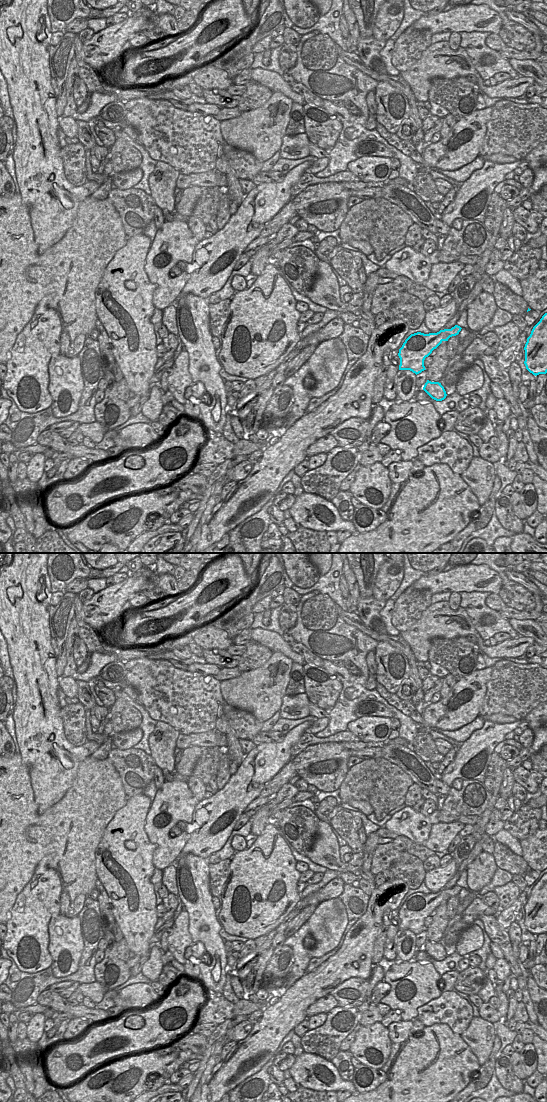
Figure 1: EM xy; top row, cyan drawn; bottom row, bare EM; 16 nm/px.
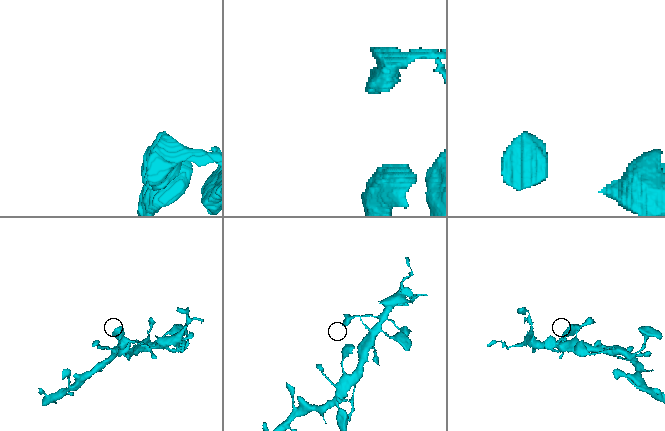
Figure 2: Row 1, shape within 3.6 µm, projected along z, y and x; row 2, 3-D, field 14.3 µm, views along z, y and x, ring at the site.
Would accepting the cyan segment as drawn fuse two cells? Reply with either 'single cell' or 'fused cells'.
single cell

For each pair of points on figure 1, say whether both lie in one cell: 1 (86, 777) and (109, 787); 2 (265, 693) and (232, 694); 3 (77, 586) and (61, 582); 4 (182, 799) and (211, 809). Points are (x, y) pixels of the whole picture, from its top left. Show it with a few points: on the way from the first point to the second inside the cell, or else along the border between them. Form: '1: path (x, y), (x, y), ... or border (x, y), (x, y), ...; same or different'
1: path (92, 779), (100, 787), (103, 787); same
2: path (257, 693), (240, 693); same
3: border (87, 577), (74, 578), (62, 591); different
4: border (198, 802), (193, 810); different

